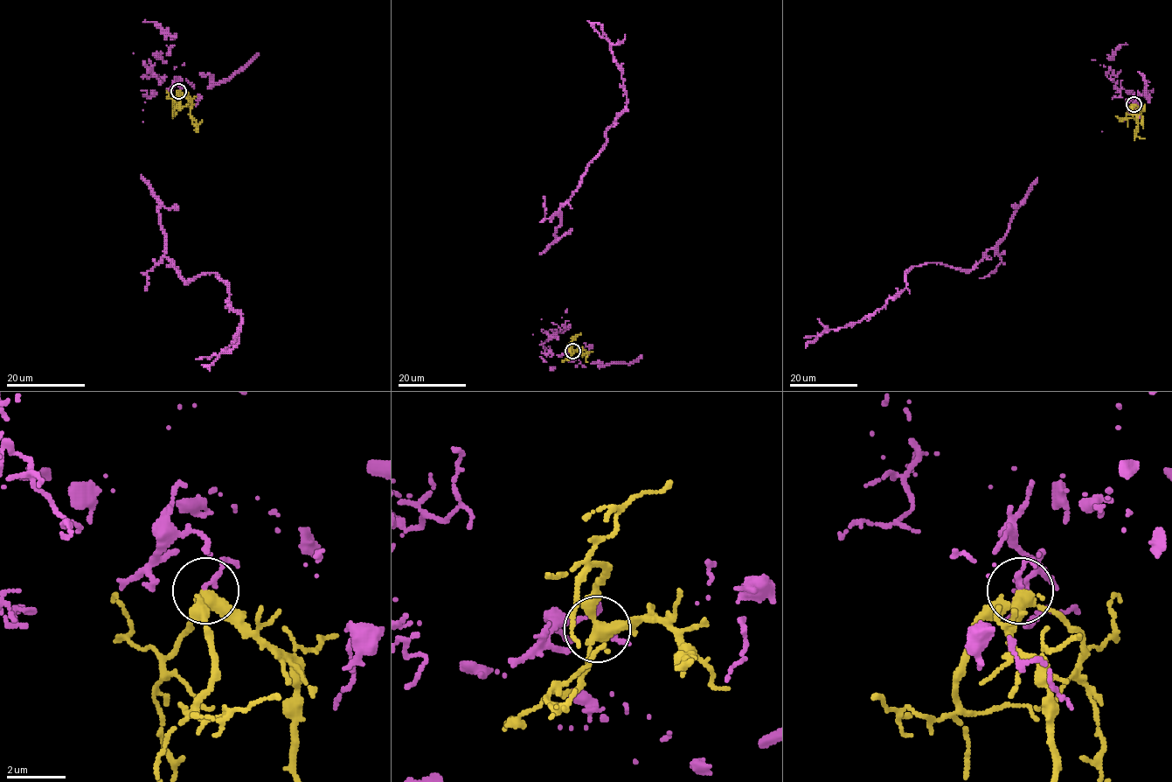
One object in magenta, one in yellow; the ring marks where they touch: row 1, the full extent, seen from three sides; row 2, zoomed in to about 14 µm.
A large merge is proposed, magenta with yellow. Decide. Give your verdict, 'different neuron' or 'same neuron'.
different neuron

